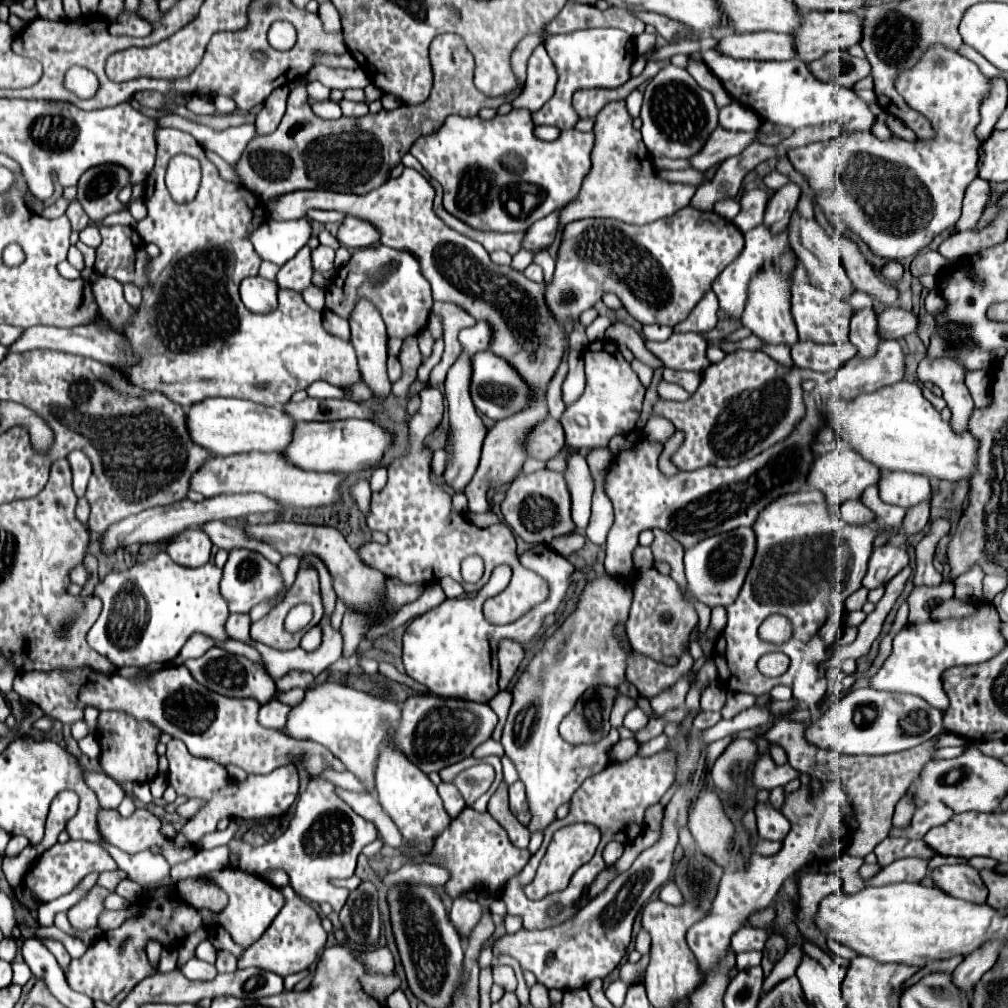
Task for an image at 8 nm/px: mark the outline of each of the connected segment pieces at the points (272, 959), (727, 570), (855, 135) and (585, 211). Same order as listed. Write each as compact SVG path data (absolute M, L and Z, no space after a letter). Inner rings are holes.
M282 886L280 892L284 896L284 908L278 912L274 924L270 924L262 938L244 950L244 954L238 958L238 968L254 966L284 978L288 974L308 970L326 946L326 930L320 924L318 912L310 904L306 904L290 886Z
M738 528L734 532L716 534L702 542L698 542L694 548L690 548L684 556L686 564L686 578L688 578L688 590L694 594L696 600L714 606L726 606L732 604L744 584L746 572L752 564L756 548L756 536L752 528Z
M930 44L912 68L896 76L894 86L910 108L930 120L936 132L934 138L908 142L892 136L890 140L878 140L872 132L848 132L838 138L806 144L788 152L792 166L814 190L816 204L822 208L826 218L836 226L852 230L874 256L884 260L902 260L918 254L934 236L950 230L960 218L964 192L968 184L978 178L978 148L982 146L982 140L974 130L980 124L980 104L990 94L990 78L986 78L974 62L962 58L958 52L942 44ZM938 58L944 62L942 66L934 64Z
M624 100L606 104L598 112L592 132L596 136L592 168L586 174L578 196L560 210L560 226L582 218L616 218L630 224L648 224L668 218L690 204L696 188L658 178L652 156L642 144L640 132L632 126L632 116L628 114Z

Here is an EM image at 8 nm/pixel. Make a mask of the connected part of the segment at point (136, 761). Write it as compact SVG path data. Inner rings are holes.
M100 712L96 726L96 740L100 742L100 766L118 784L122 780L130 782L150 782L158 772L156 746L160 742L160 730L146 720L134 720L126 712Z

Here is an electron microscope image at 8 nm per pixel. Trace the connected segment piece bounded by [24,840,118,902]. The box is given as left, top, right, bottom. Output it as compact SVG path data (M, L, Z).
M68 840L66 844L54 844L50 850L46 850L36 860L32 870L24 876L24 884L34 892L34 896L38 900L50 902L54 898L60 898L60 896L72 892L86 874L106 872L106 870L116 870L116 868L118 866L114 864L114 860L110 860L110 854L102 846L82 842L82 840Z

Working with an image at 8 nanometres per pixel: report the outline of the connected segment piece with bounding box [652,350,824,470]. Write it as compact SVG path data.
M734 350L702 372L700 386L688 400L658 400L652 416L662 416L686 432L682 448L672 456L674 466L682 470L698 470L708 464L730 466L758 456L794 432L806 414L802 382L818 380L818 376L824 374L784 366L762 350Z

